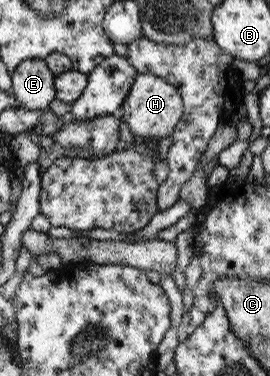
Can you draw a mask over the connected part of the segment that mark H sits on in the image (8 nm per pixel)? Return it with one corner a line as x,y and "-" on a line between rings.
140,74
120,109
122,121
127,123
135,136
145,139
160,139
171,135
179,119
183,116
183,101
179,91
164,78
151,74

